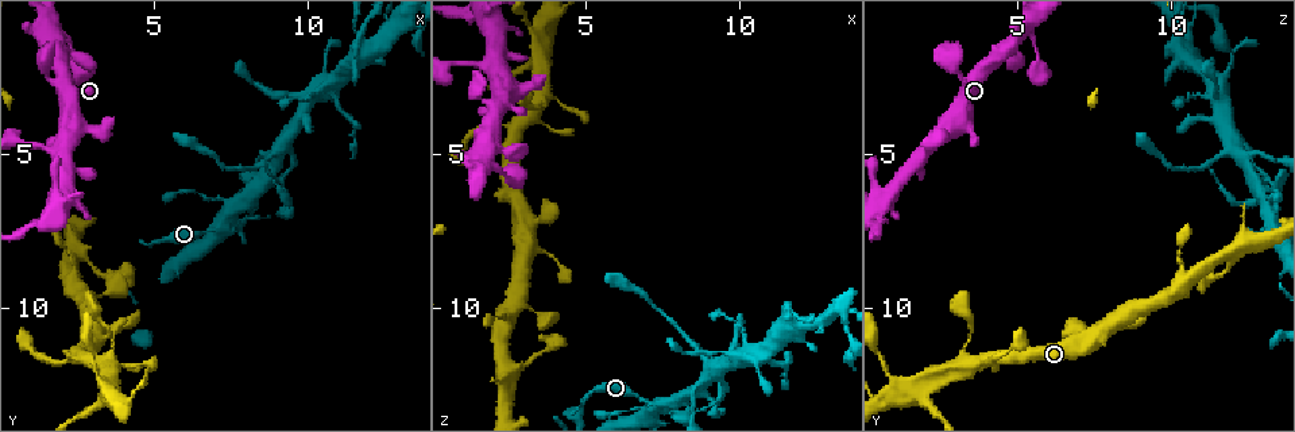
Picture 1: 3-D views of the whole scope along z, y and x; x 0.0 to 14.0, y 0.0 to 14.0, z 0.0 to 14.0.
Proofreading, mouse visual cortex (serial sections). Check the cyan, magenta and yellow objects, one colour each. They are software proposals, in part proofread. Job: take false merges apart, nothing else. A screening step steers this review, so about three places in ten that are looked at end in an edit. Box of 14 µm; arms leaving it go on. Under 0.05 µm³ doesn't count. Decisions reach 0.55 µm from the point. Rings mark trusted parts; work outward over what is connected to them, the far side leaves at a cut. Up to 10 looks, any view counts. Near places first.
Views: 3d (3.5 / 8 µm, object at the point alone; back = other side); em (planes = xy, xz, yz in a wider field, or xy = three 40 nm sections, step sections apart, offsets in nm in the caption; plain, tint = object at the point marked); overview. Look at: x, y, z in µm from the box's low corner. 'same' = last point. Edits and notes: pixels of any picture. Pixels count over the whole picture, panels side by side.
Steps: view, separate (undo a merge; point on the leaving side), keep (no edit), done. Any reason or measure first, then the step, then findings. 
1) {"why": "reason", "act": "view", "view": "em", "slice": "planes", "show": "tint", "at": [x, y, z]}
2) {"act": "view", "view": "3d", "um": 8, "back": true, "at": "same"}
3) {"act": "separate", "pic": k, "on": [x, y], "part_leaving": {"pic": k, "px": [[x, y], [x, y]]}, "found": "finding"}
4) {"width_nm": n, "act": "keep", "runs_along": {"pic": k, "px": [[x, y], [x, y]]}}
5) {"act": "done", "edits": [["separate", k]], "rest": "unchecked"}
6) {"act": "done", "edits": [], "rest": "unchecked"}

{"act": "view", "view": "3d", "um": 3.5, "at": [3.6, 11.6, 3.2]}

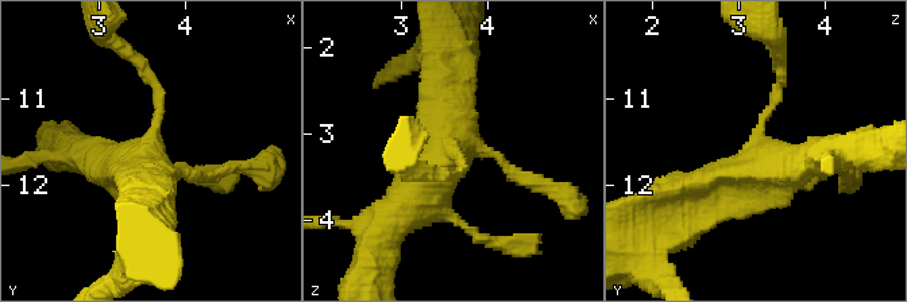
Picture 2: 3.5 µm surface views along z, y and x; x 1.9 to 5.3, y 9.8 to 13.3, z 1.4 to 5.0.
{"act": "view", "view": "em", "slice": "planes", "show": "tint", "at": [3.60, 11.50, 3.25]}

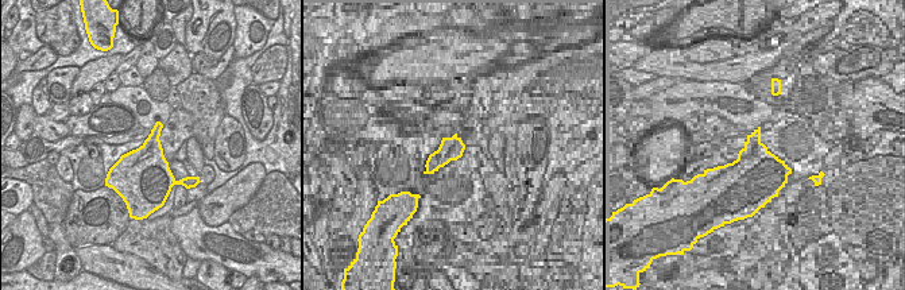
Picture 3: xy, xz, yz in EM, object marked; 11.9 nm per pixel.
{"width_nm": 550, "act": "keep", "runs_along": {"pic": 2, "px": [[389, 225], [447, 153], [459, 80]]}, "found": "continuous, no second cell"}

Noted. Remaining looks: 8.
{"why": "branch point", "act": "view", "view": "3d", "um": 3.5, "at": [7.2, 7.4, 13.2]}

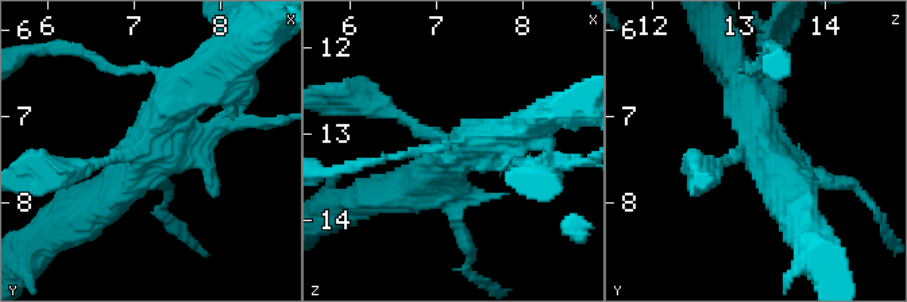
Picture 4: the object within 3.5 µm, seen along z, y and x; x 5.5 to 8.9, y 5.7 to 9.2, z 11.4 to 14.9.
{"act": "view", "view": "em", "slice": "xy", "step": 3, "show": "tint", "at": [7.20, 7.35, 13.20]}

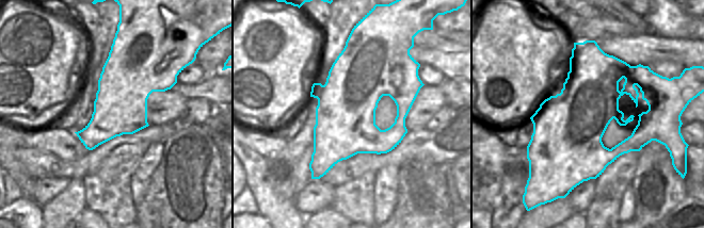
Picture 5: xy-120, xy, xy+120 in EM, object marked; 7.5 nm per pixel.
{"act": "view", "view": "em", "slice": "planes", "show": "tint", "at": "same"}

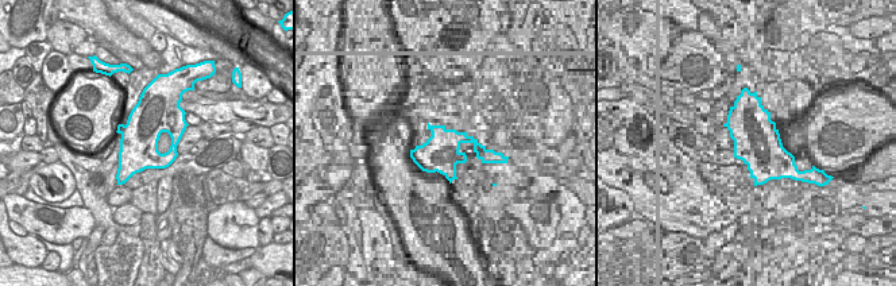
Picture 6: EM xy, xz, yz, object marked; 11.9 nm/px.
{"act": "keep", "runs_along": {"pic": 4, "px": [[78, 173], [145, 153], [203, 81]]}, "found": "all the same cell"}

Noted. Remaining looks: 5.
{"why": "thin arm on a thick one", "act": "view", "view": "3d", "um": 3.5, "at": [10.6, 2.8, 11.7]}

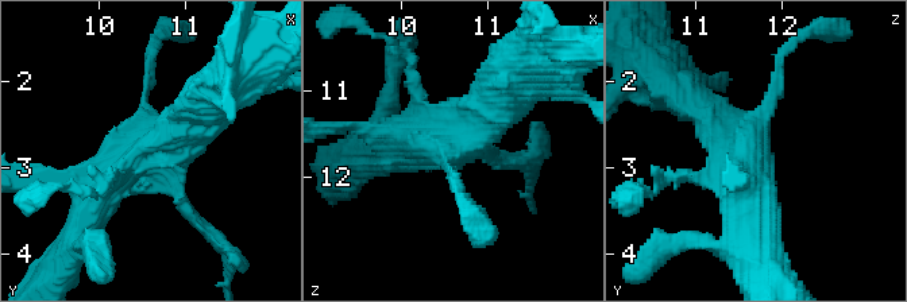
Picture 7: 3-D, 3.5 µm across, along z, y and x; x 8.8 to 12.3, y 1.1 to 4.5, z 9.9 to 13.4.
{"act": "view", "view": "em", "slice": "xy", "step": 2, "show": "tint", "at": [10.65, 2.75, 11.60]}

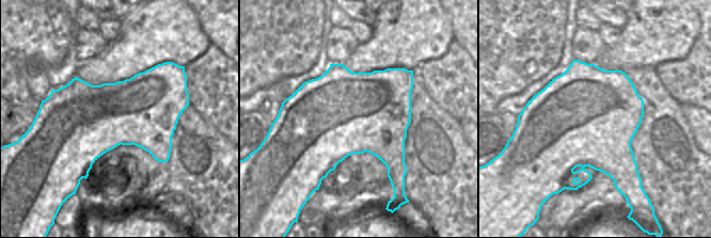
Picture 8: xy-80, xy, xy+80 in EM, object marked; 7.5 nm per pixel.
{"act": "separate", "pic": 7, "on": [207, 228], "border": {"pic": 8, "px": [[403, 99], [394, 181]]}, "found": "two cells meet here"}

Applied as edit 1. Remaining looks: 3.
{"act": "done", "edits": [["separate", 7]], "rest": "unchecked"}

